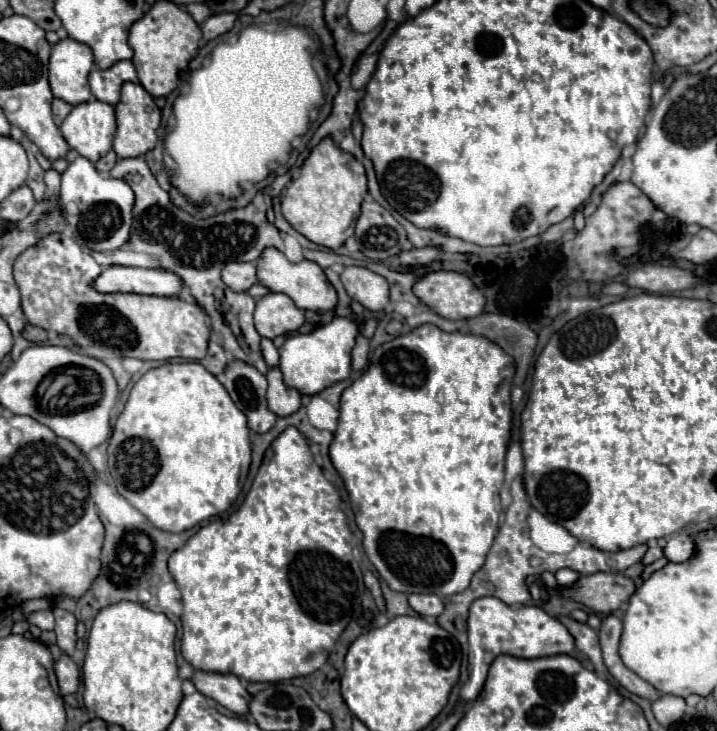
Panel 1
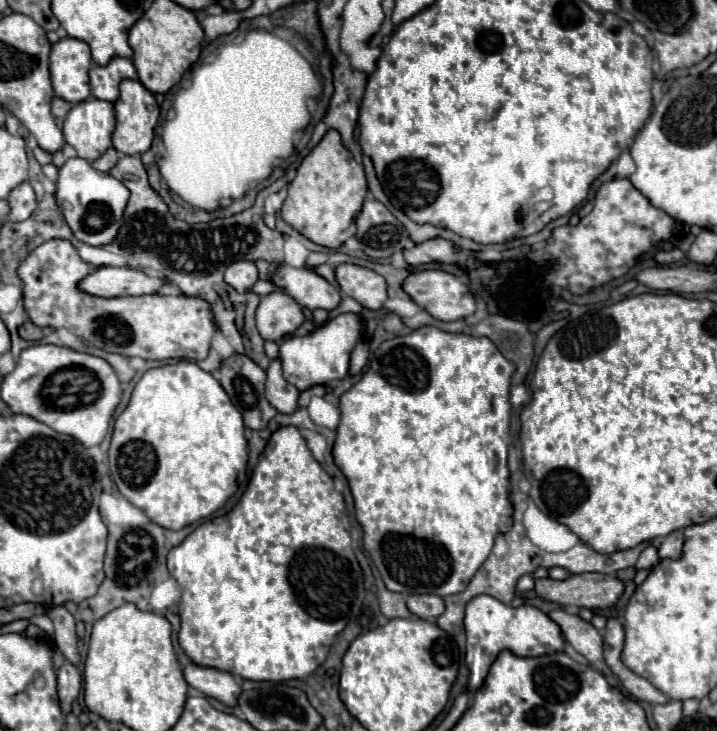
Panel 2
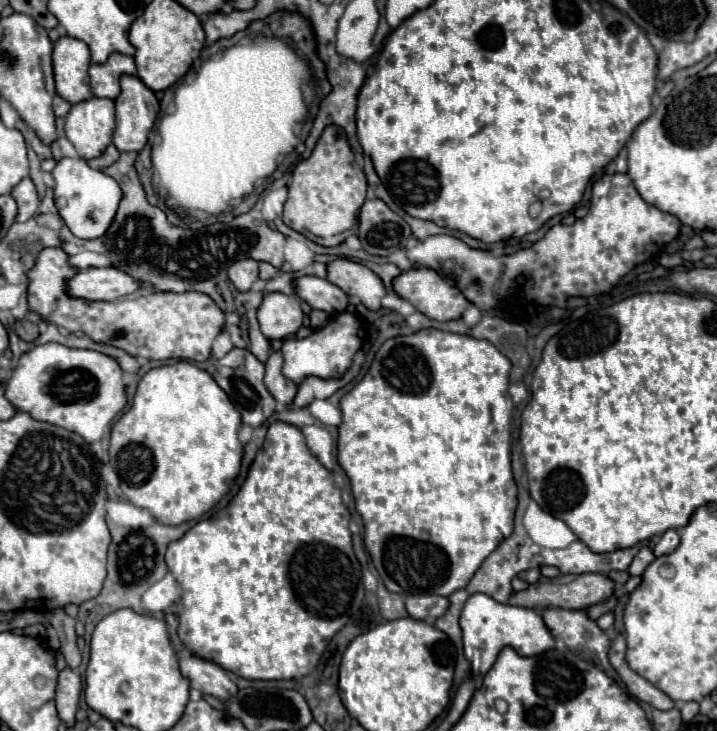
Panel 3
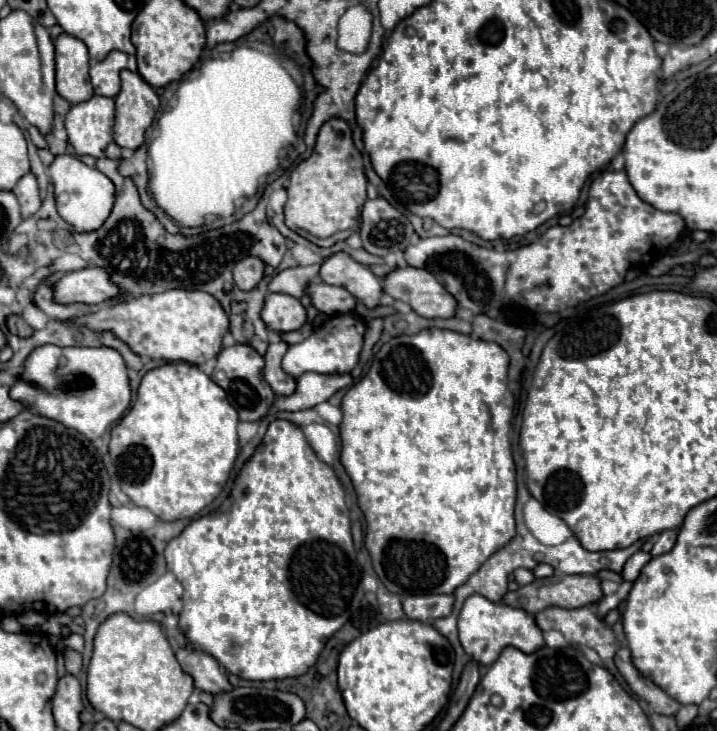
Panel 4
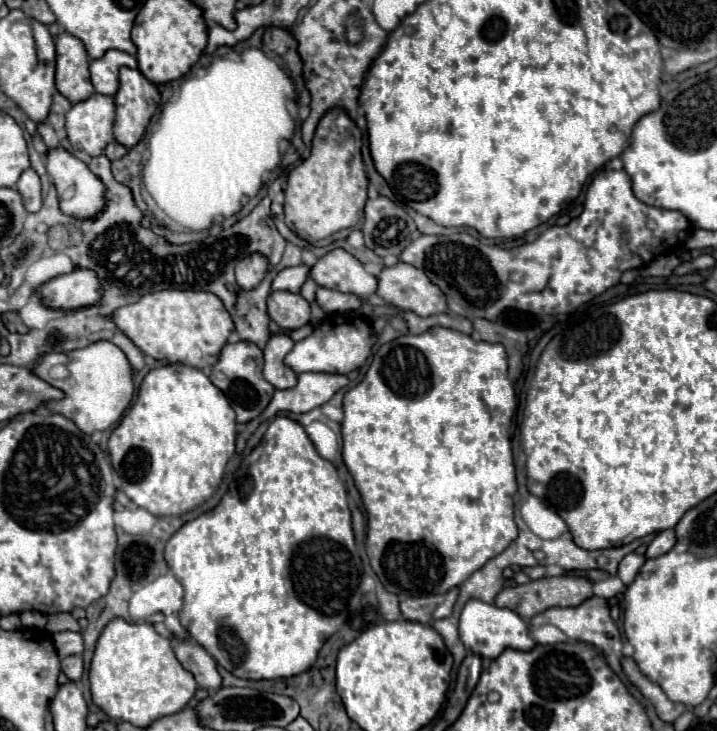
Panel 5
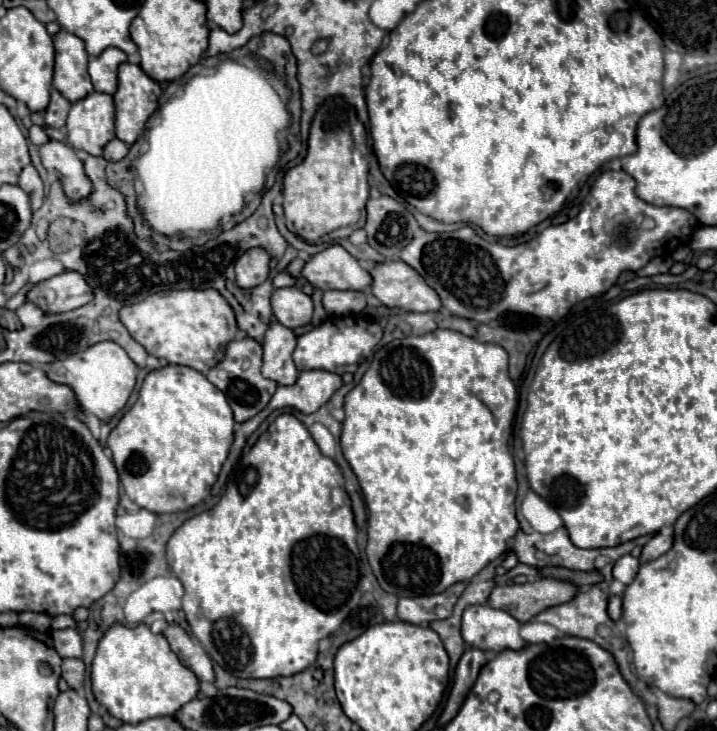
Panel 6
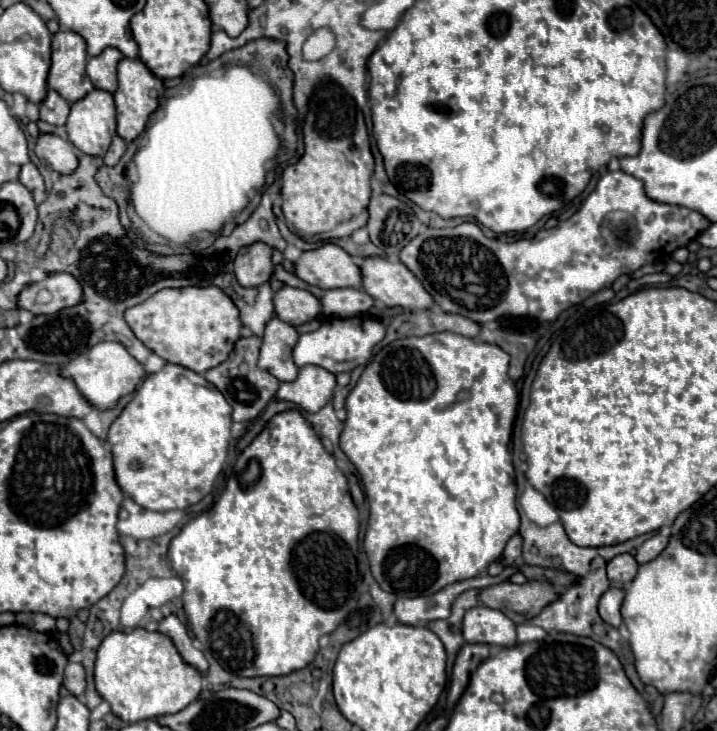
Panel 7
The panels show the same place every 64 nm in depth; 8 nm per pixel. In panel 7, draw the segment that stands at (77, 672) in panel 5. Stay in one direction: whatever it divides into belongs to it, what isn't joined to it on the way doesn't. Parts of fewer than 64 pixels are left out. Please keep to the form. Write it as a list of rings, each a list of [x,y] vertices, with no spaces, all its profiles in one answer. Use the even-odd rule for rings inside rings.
[[[68,662],[64,670],[64,686],[74,694],[82,696],[86,690],[86,678],[84,678],[84,666],[76,662]]]

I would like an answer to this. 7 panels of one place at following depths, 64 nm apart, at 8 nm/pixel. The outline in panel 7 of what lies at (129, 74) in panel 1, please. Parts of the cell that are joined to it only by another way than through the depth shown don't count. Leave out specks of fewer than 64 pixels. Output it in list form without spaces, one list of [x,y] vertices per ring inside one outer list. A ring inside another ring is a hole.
[[[106,48],[100,56],[88,60],[86,72],[94,84],[94,88],[116,92],[116,66],[124,58],[124,54],[116,48]]]

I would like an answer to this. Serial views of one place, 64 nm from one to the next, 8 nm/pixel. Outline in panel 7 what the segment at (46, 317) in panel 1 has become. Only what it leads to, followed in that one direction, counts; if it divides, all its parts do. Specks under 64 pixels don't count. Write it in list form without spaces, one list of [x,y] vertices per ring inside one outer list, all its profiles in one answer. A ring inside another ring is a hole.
[[[166,288],[124,312],[134,336],[166,362],[186,366],[198,374],[228,358],[232,344],[240,338],[236,306],[220,288]]]

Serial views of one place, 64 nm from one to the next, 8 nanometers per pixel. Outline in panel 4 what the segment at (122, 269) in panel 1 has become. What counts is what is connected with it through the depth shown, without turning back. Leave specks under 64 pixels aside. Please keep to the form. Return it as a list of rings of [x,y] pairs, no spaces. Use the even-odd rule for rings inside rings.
[[[84,268],[78,272],[66,272],[62,280],[54,284],[54,300],[60,304],[100,304],[108,298],[120,296],[120,286],[112,282],[112,274],[104,268]]]

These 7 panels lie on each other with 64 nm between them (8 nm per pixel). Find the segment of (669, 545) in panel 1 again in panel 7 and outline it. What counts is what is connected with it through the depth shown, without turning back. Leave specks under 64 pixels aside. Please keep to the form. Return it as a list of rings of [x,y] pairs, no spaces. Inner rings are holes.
[[[654,534],[652,538],[648,538],[636,552],[636,562],[638,564],[646,564],[650,560],[654,560],[664,548],[668,546],[668,536],[666,534]]]

